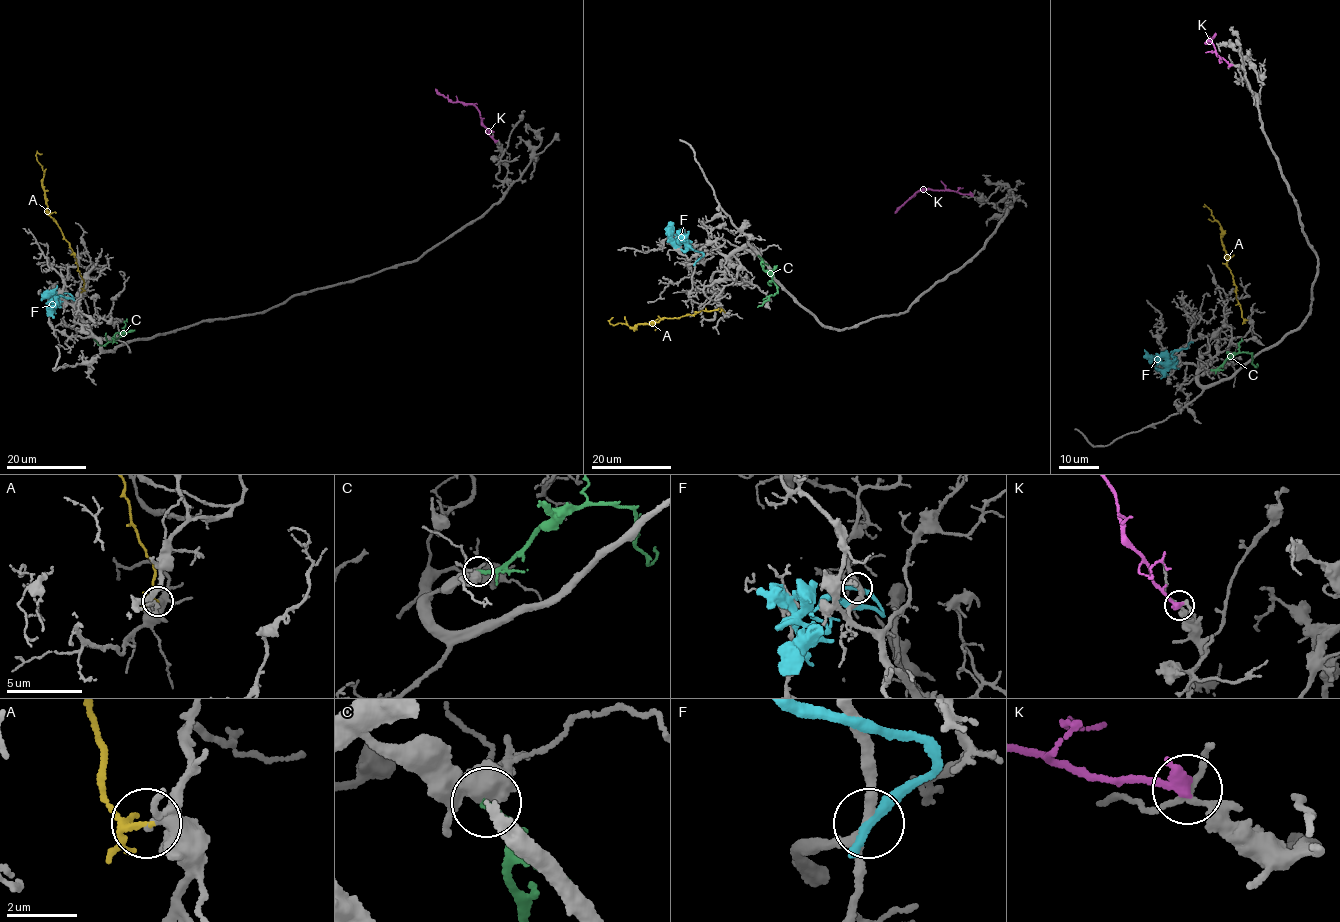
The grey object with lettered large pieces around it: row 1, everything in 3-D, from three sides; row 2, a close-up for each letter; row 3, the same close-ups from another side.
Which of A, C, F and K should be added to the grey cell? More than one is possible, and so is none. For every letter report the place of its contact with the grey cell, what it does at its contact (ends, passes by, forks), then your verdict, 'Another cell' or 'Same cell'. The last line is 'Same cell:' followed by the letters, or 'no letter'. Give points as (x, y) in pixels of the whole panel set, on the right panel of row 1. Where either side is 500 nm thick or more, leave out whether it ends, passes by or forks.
A: Touches grey at (1247, 319). It forks there. Another cell
C: Touches grey at (1211, 370). It ends there. Same cell
F: Touches grey at (1190, 342). It ends there. Another cell
K: Touches grey at (1231, 65). It ends there. Another cell
Same cell: C

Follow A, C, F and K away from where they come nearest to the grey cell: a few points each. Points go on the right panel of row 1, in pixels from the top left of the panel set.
A: (1247, 320), (1241, 316), (1236, 297), (1236, 288), (1222, 243), (1221, 227), (1210, 209), (1203, 206)
C: (1210, 370), (1234, 355), (1248, 352), (1255, 368), (1257, 363)
F: (1191, 342), (1173, 354), (1172, 361), (1147, 355), (1144, 349)
K: (1231, 64), (1216, 53), (1210, 41), (1204, 43), (1207, 44), (1215, 33)

